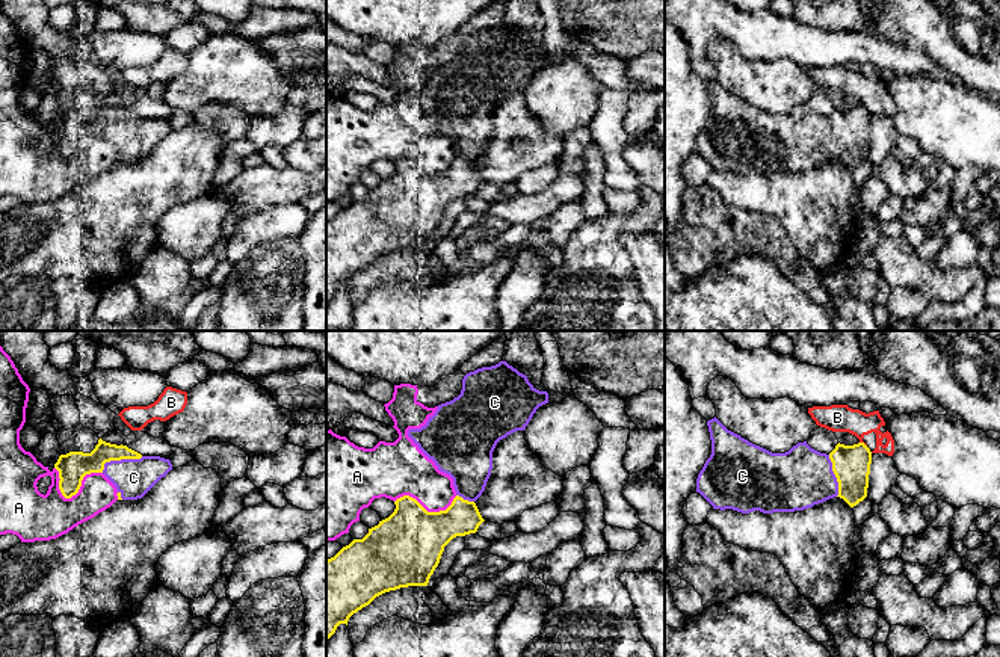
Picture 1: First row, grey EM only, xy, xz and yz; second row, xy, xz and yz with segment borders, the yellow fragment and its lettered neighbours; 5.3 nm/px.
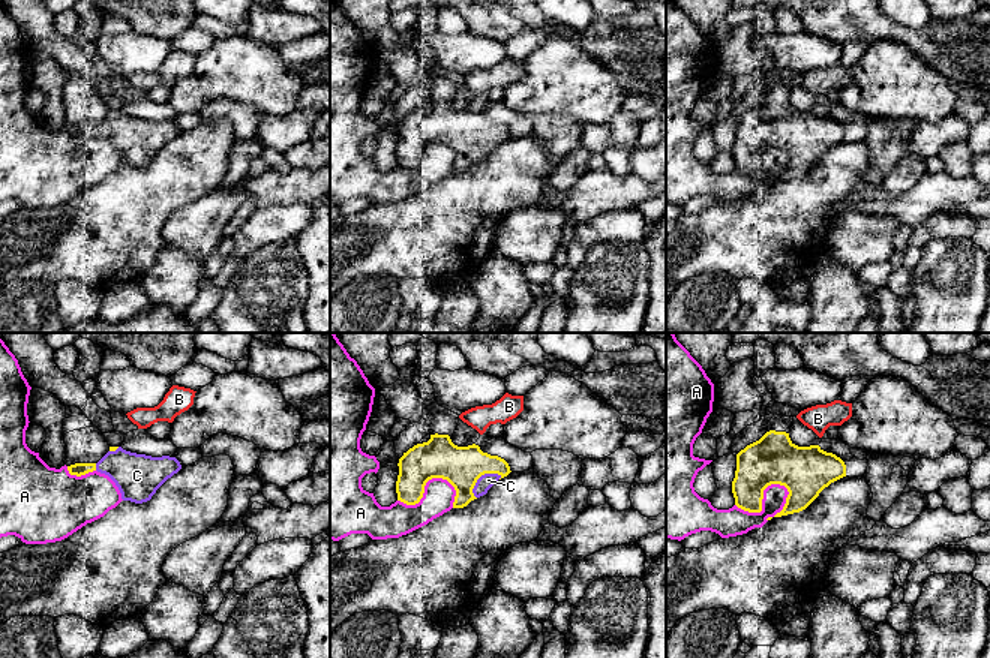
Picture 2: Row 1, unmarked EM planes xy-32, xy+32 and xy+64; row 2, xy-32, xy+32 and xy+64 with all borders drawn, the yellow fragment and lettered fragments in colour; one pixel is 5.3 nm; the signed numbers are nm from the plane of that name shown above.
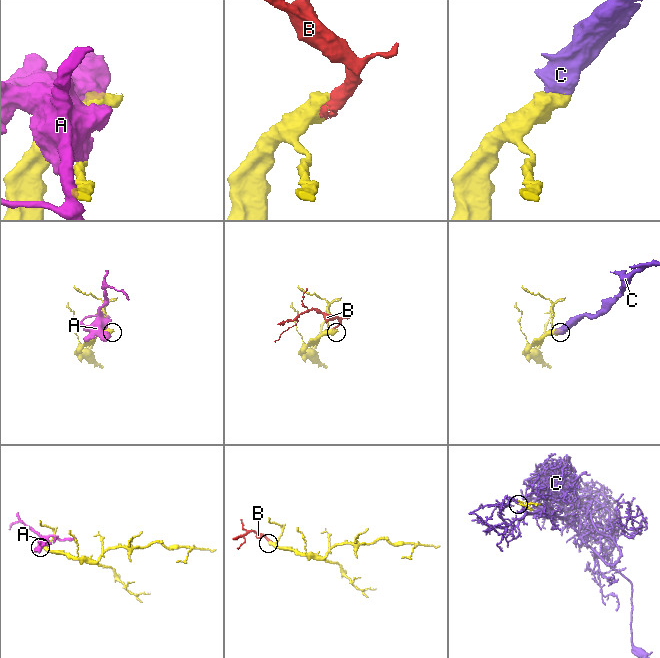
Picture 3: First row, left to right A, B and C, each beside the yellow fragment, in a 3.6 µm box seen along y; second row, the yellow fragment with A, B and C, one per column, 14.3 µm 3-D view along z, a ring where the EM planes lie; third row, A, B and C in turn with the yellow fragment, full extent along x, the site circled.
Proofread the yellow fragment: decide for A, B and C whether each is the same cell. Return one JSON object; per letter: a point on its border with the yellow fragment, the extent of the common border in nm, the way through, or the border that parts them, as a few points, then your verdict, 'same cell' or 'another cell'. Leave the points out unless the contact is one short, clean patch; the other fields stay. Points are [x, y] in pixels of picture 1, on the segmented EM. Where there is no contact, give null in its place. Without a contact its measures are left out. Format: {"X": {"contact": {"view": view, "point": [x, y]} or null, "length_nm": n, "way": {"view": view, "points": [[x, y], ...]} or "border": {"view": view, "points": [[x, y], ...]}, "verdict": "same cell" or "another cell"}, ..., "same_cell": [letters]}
{"A": {"contact": {"view": "xy", "point": [73, 494]}, "length_nm": 260, "verdict": "another cell"}, "B": {"contact": {"view": "yz", "point": [863, 443]}, "length_nm": 50, "border": {"view": "yz", "points": [[860, 441], [866, 446]]}, "verdict": "another cell"}, "C": {"contact": {"view": "xy", "point": [120, 459]}, "length_nm": 240, "way": {"view": "xy", "points": [[74, 465], [100, 459], [120, 459], [133, 478]]}, "verdict": "same cell"}, "same_cell": ["C"]}

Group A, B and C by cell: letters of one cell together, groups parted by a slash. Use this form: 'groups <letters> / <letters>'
groups A / B / C

